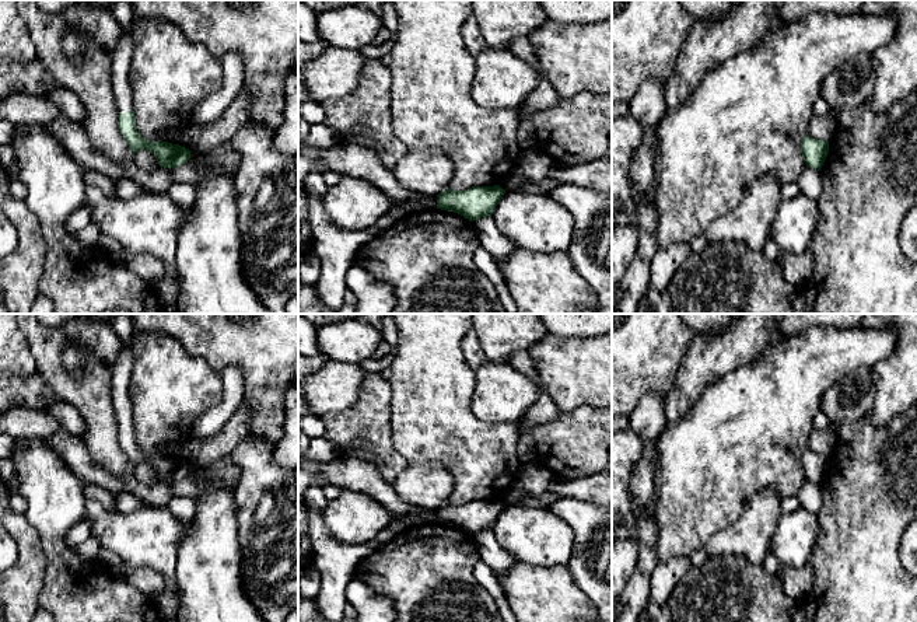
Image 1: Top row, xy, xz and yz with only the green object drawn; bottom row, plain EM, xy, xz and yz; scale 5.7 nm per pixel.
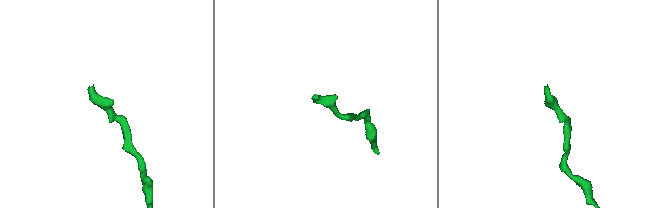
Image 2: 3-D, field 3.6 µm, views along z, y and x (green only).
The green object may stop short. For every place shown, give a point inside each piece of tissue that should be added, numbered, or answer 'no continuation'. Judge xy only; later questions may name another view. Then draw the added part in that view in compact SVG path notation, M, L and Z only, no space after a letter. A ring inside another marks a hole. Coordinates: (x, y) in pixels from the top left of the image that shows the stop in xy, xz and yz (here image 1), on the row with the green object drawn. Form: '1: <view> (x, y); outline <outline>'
1: xy (122, 10); outline M113 0L109 11L112 13L118 24L123 28L123 36L120 38L115 50L111 55L111 77L118 112L125 113L133 109L133 95L129 81L129 70L133 52L132 27L136 14L129 0Z

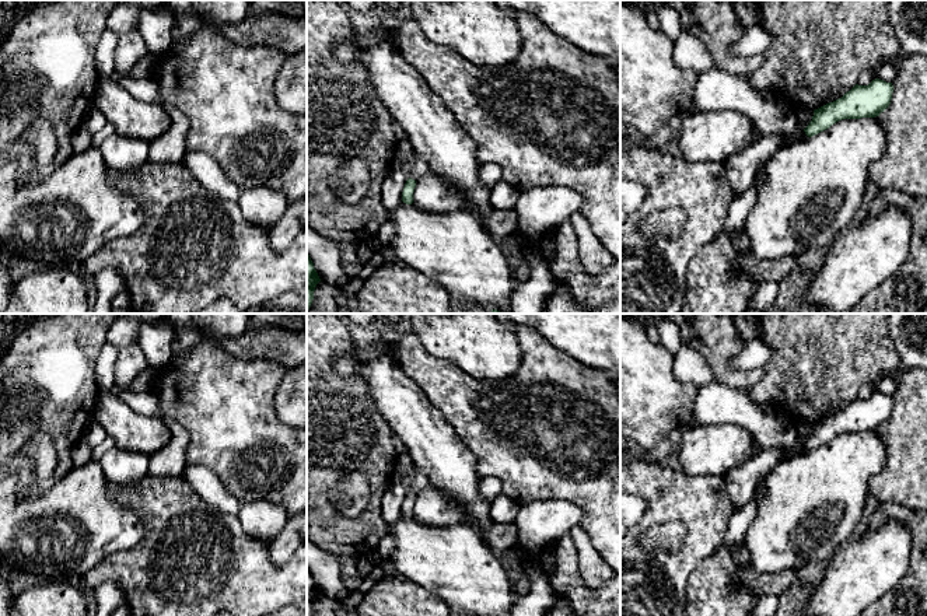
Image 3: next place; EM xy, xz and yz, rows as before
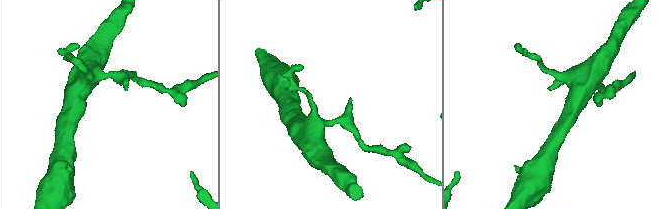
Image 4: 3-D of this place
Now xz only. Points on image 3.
1: xz (405, 149); outline M400 134L399 137L396 151L402 155L402 165L407 179L412 178L412 169L413 169L417 154L413 146L409 143L409 140L403 134Z

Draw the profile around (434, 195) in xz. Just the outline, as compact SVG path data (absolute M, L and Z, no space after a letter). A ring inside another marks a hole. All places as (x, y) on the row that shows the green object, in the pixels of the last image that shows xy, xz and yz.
M430 169L416 179L413 203L420 210L433 214L445 214L469 206L469 202L459 190Z

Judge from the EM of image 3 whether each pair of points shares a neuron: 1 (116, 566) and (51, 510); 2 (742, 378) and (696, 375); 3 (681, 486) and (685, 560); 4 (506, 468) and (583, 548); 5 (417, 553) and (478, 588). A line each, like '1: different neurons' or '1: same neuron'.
1: different neurons
2: different neurons
3: same neuron
4: different neurons
5: same neuron

